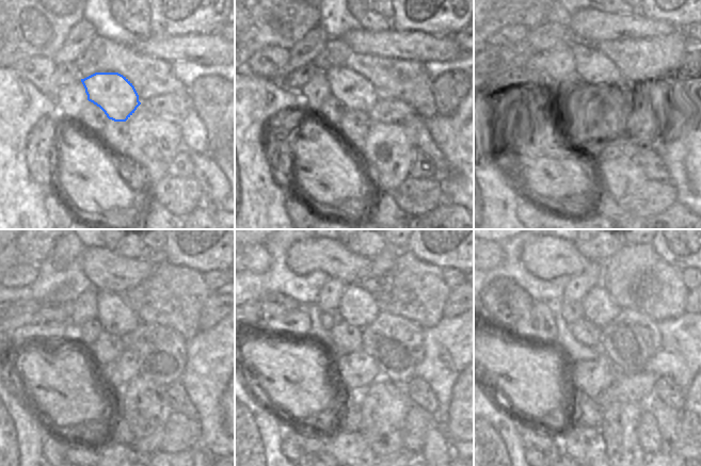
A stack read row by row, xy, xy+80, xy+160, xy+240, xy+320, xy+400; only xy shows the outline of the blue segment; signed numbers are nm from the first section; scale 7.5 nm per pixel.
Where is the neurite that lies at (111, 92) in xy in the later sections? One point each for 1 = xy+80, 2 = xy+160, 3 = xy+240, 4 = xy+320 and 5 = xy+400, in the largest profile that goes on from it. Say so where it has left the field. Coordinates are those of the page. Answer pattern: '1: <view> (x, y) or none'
1: xy+80 (356, 93)
2: xy+160 (591, 83)
3: xy+240 (116, 318)
4: xy+320 (357, 306)
5: xy+400 (599, 307)

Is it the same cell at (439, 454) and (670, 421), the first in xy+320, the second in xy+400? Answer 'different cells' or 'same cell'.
same cell

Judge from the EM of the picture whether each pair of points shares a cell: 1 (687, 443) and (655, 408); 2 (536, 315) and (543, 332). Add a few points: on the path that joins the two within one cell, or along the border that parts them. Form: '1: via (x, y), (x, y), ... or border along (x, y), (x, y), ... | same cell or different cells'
1: border along (681, 412), (679, 451), (676, 453), (662, 452) | different cells
2: via (539, 319), (539, 324), (542, 327) | same cell

